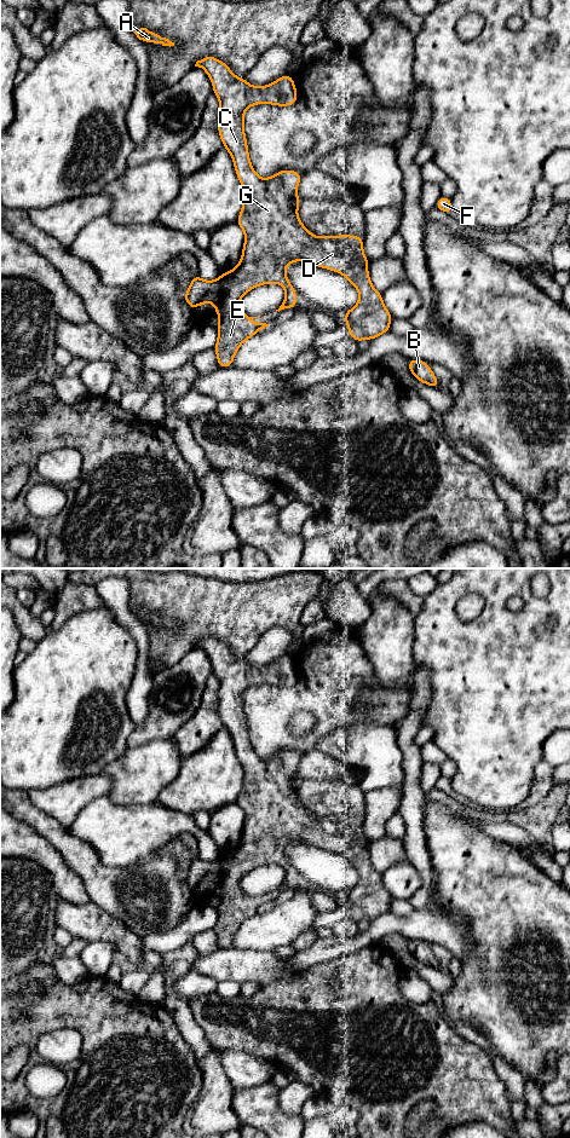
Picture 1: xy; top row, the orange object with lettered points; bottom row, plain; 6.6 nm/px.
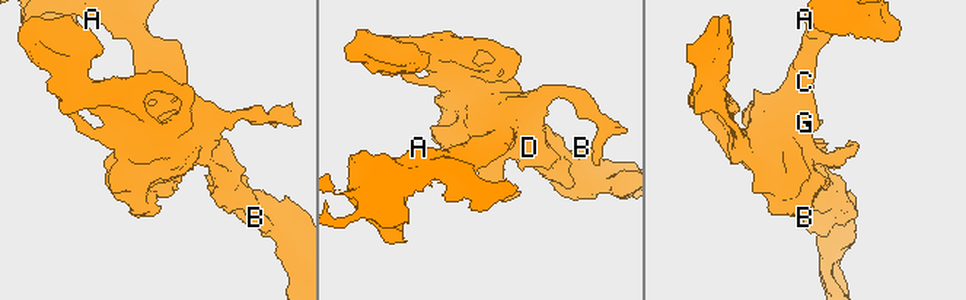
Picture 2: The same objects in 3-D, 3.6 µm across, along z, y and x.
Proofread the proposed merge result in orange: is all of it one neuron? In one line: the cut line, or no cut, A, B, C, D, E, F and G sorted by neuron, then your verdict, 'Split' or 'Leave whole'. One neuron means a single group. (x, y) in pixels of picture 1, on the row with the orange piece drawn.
No split. Groups: A B C D E F G. Leave whole

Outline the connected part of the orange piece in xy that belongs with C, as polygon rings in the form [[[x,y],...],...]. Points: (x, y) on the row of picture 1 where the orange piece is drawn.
[[[207,56],[196,62],[195,67],[202,68],[213,86],[213,93],[218,98],[220,103],[220,108],[218,111],[218,133],[223,141],[223,146],[230,154],[236,175],[243,187],[243,202],[241,213],[237,216],[237,225],[244,232],[244,243],[242,249],[241,259],[237,266],[228,272],[221,272],[220,277],[215,281],[203,281],[198,273],[191,278],[190,285],[184,295],[185,302],[189,305],[191,310],[206,304],[212,302],[214,305],[215,312],[219,317],[219,323],[217,325],[218,340],[214,346],[214,351],[217,353],[217,362],[219,368],[230,368],[232,366],[234,358],[240,348],[240,346],[251,339],[253,335],[259,333],[261,329],[267,327],[266,323],[252,323],[251,318],[258,317],[248,317],[241,310],[240,301],[244,294],[249,290],[269,284],[275,283],[283,287],[286,295],[282,305],[278,310],[293,308],[296,310],[296,289],[290,284],[287,275],[286,267],[290,262],[295,261],[305,261],[313,266],[318,266],[321,268],[335,271],[342,275],[358,291],[359,300],[358,302],[349,311],[344,313],[344,319],[346,322],[346,328],[350,331],[350,337],[356,342],[362,340],[374,340],[375,337],[384,335],[390,331],[390,324],[393,319],[392,314],[387,311],[384,301],[382,294],[379,293],[372,284],[368,265],[369,260],[364,255],[363,250],[363,236],[351,236],[351,235],[338,235],[338,236],[322,236],[317,237],[311,233],[304,224],[300,221],[298,216],[298,208],[301,203],[301,200],[298,197],[296,191],[299,183],[301,180],[303,174],[290,169],[282,169],[275,173],[272,177],[267,179],[263,179],[258,175],[251,163],[248,144],[244,133],[244,111],[252,105],[258,104],[271,104],[276,106],[290,106],[294,105],[298,100],[296,87],[293,80],[293,76],[289,74],[282,75],[276,81],[271,82],[266,86],[252,86],[249,85],[244,77],[237,77],[231,69],[220,59]]]

